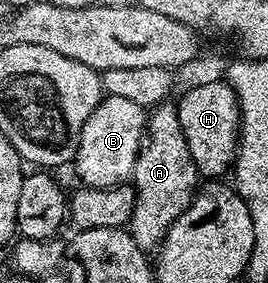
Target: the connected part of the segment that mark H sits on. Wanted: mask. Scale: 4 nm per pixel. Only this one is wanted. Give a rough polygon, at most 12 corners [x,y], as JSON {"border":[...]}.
{"border":[[225,79],[177,101],[202,178],[222,178],[238,158],[238,95]]}

